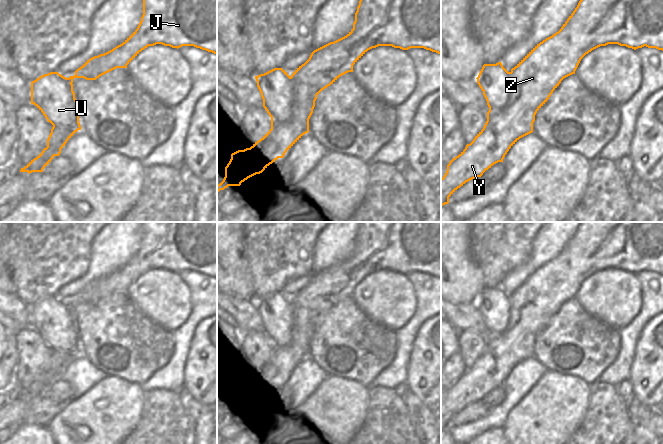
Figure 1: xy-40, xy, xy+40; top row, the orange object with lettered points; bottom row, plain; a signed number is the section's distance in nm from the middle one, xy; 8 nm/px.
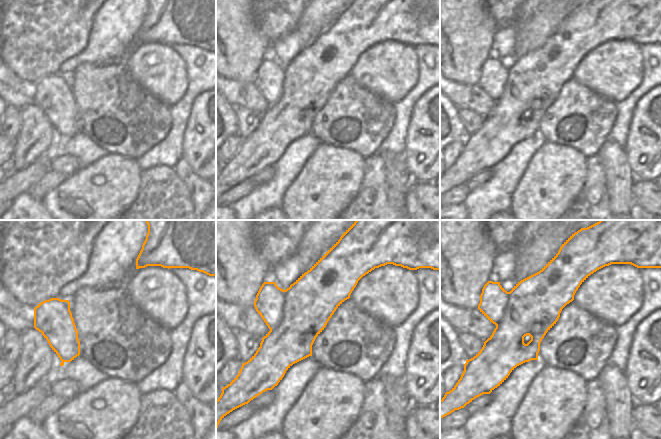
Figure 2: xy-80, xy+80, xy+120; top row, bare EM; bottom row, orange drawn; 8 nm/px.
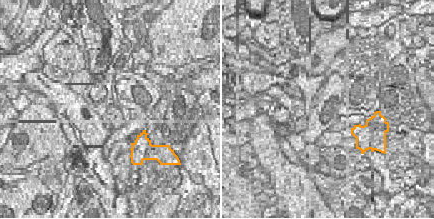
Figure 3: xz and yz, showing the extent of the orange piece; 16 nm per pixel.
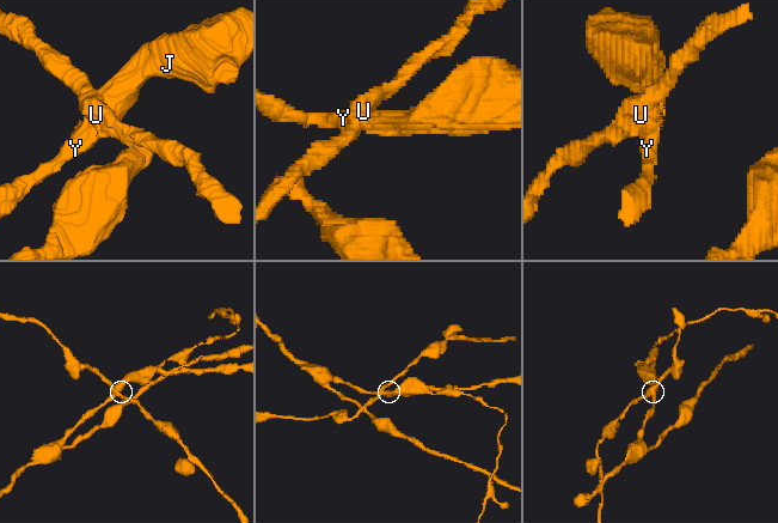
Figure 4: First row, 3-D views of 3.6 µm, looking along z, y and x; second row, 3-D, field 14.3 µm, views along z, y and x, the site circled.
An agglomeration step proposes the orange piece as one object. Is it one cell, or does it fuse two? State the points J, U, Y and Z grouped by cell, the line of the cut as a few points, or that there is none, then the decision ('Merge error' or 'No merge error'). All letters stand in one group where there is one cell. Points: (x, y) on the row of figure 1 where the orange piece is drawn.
Groups: J Y Z / U. Split along xy (290, 77), (292, 81), (292, 116), (285, 121), (276, 122). Merge error

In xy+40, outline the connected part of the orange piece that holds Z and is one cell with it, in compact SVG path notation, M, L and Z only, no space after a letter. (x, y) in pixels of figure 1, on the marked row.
M580 0L577 7L569 16L567 21L563 24L561 29L552 36L537 44L514 68L511 69L511 101L509 105L502 110L489 110L487 112L487 121L483 129L475 136L470 144L466 145L465 149L458 156L456 156L449 162L449 164L447 165L447 171L445 175L441 178L441 206L448 204L449 197L466 182L474 178L481 177L483 173L491 168L494 164L498 162L503 162L503 159L509 149L520 138L533 132L533 123L535 121L535 115L537 111L547 102L547 100L549 99L553 91L559 86L561 81L564 78L575 74L575 71L581 59L586 54L600 46L606 46L608 44L618 44L620 46L626 46L634 50L646 46L648 48L656 48L663 51L663 0Z

